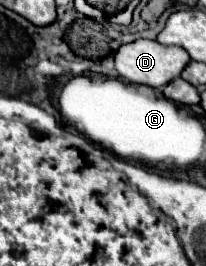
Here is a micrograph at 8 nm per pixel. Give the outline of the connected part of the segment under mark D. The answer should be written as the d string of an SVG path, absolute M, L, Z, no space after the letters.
M134 40L130 44L120 46L114 60L116 60L118 74L126 82L144 84L144 86L152 86L152 88L162 88L162 86L166 86L168 82L172 82L174 78L180 76L184 66L190 62L190 56L182 48L176 48L176 46L168 48L168 46L158 44L156 40Z

